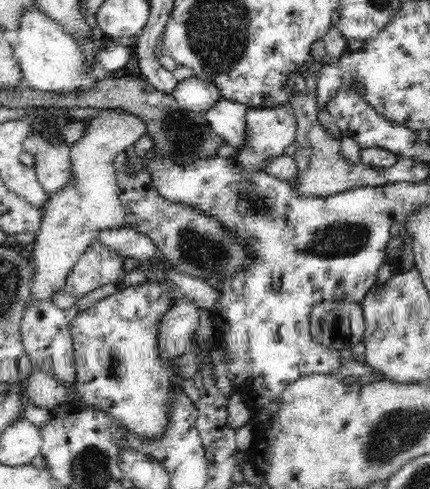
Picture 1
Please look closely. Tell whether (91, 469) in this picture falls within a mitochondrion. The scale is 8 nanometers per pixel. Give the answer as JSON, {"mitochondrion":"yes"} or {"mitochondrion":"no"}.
{"mitochondrion":"yes"}

